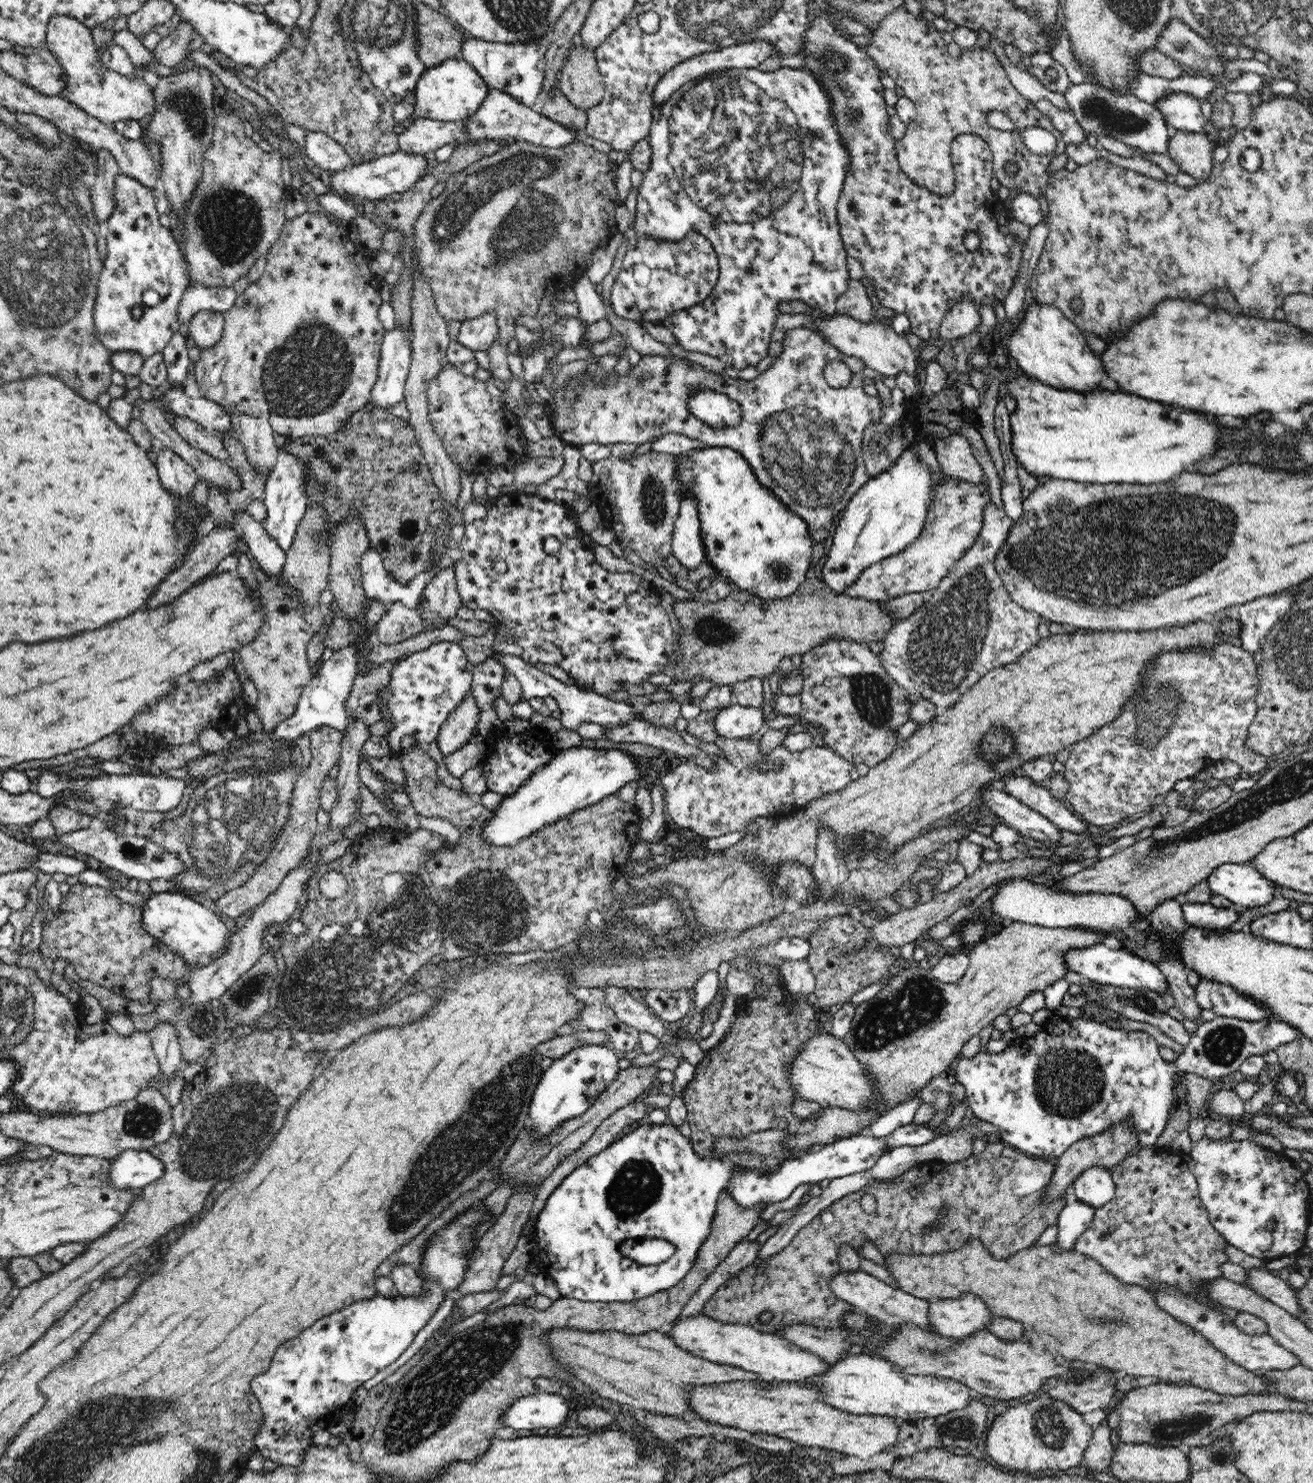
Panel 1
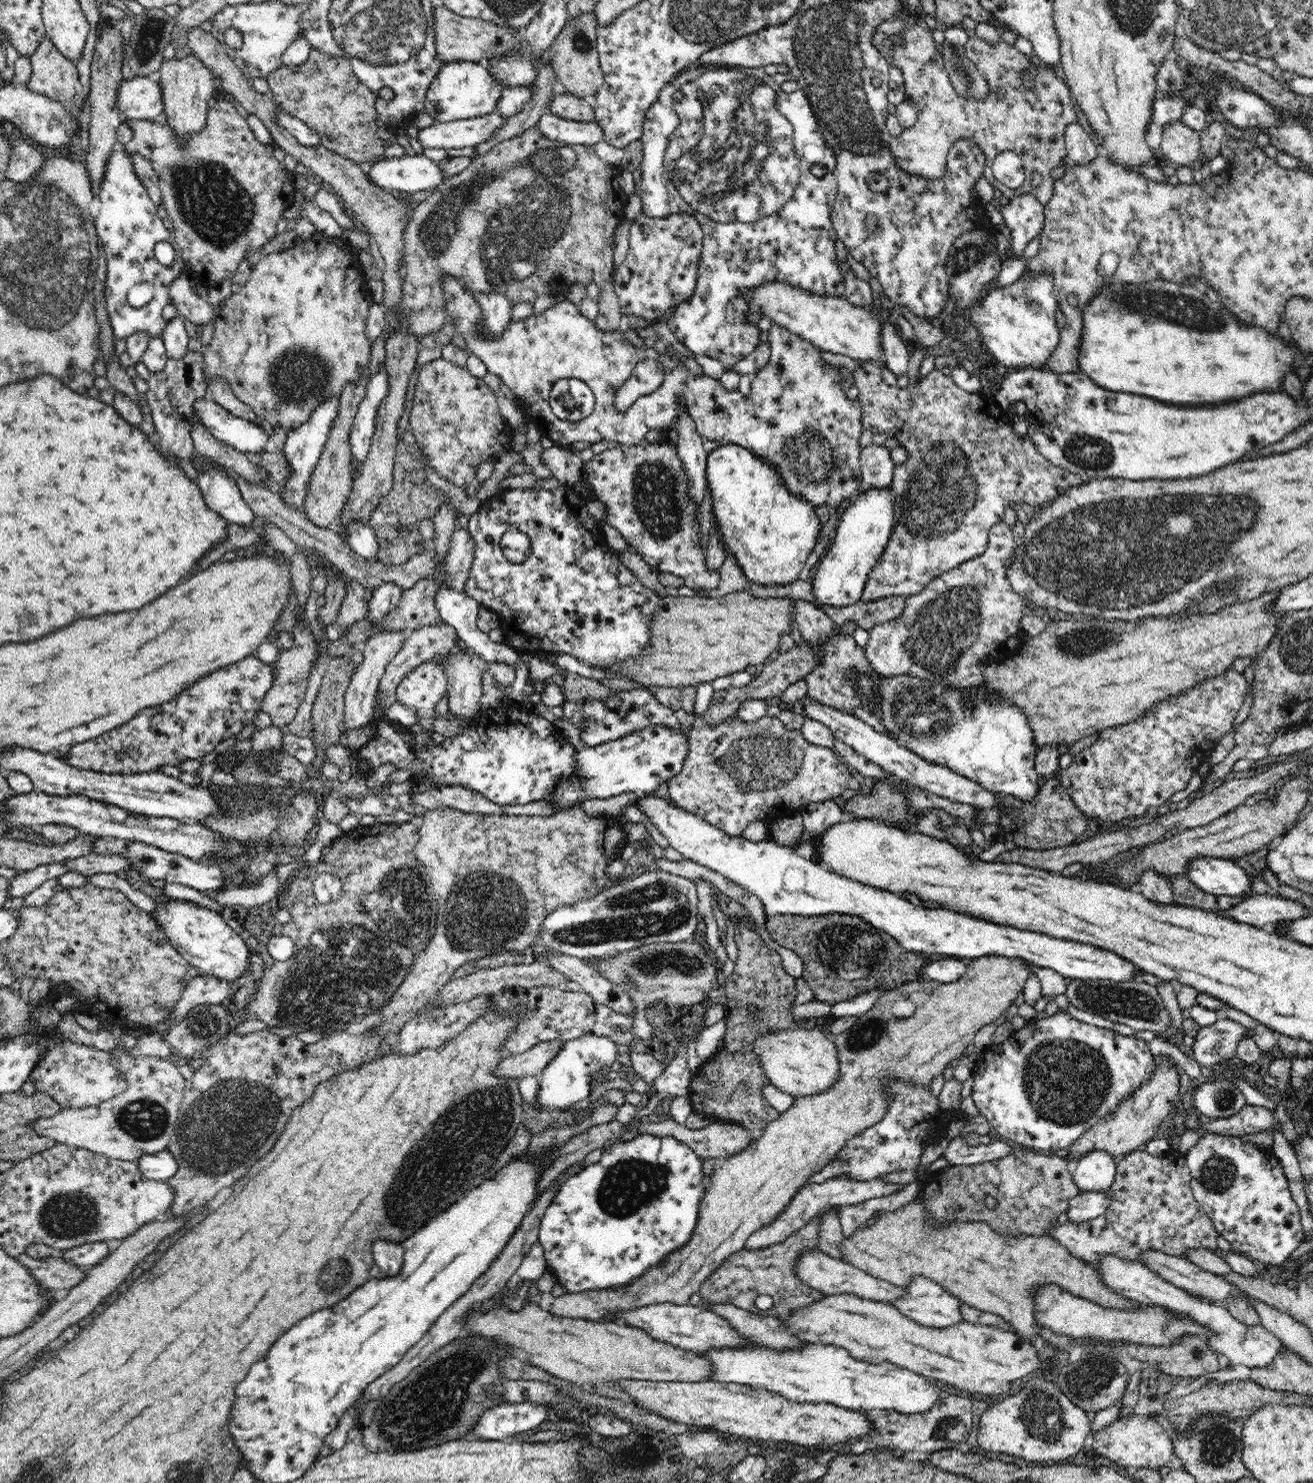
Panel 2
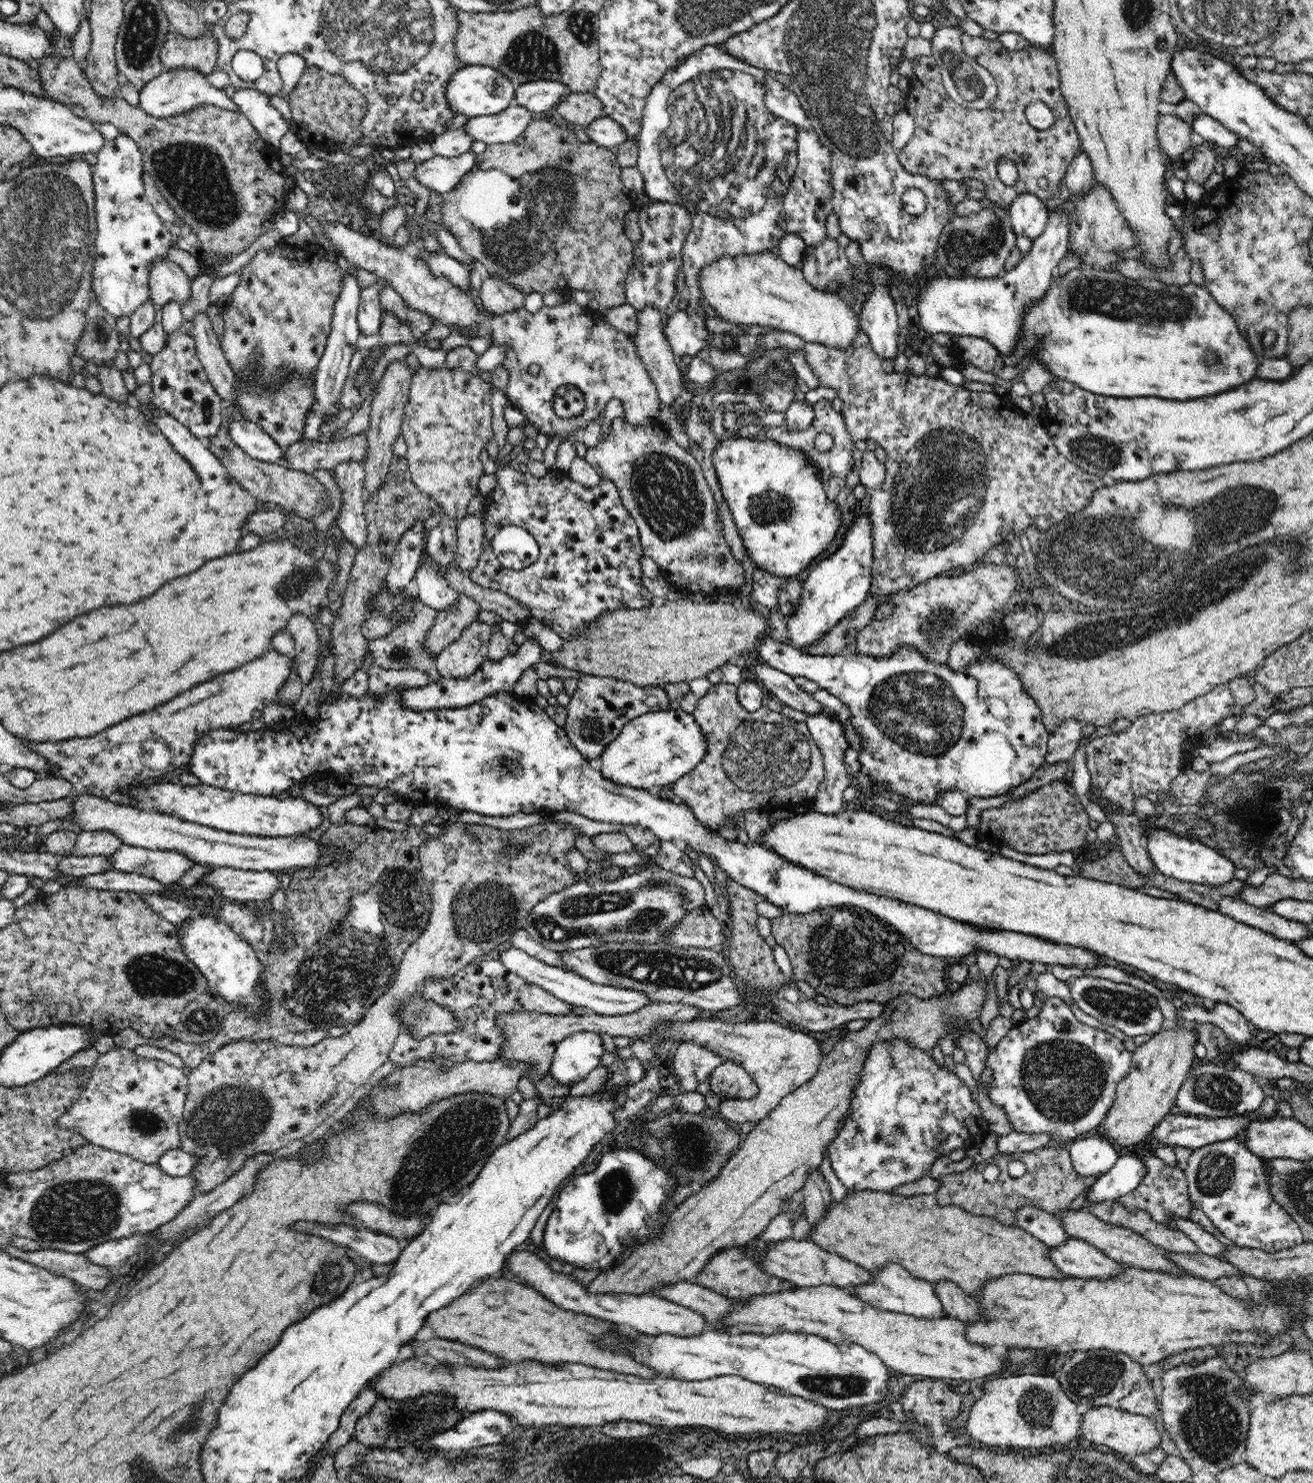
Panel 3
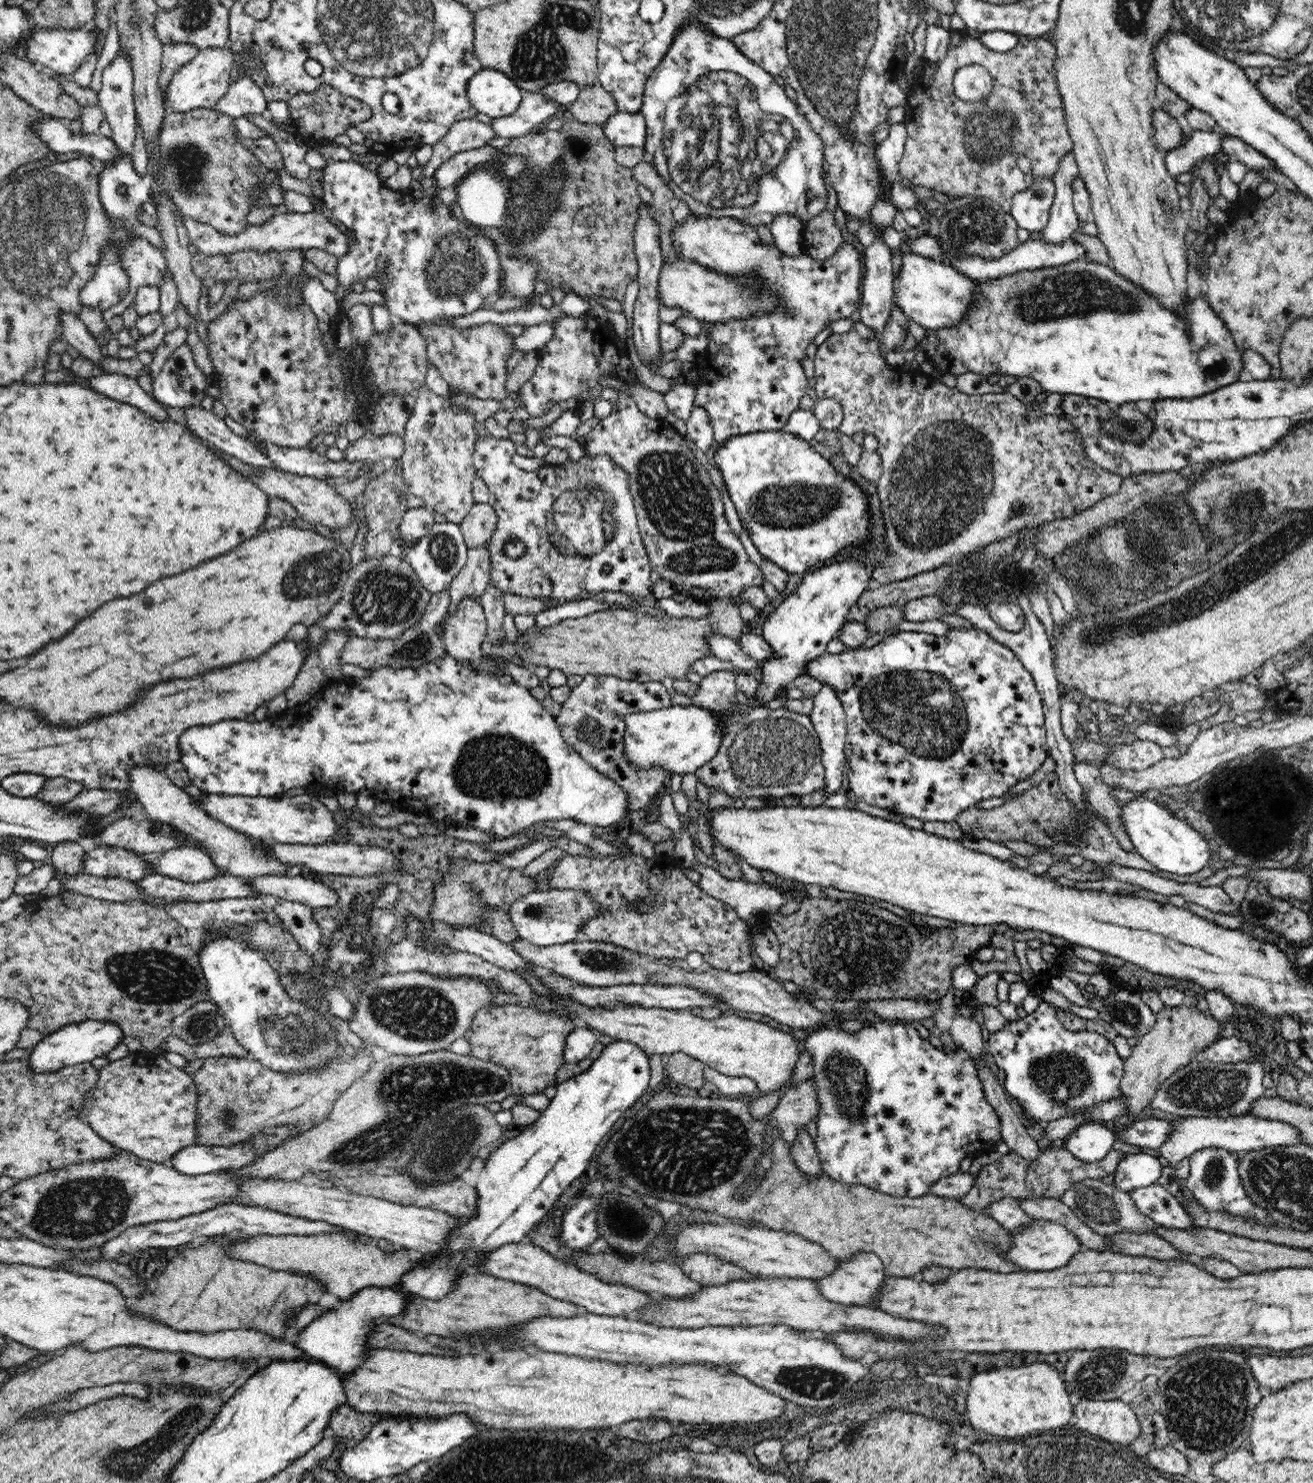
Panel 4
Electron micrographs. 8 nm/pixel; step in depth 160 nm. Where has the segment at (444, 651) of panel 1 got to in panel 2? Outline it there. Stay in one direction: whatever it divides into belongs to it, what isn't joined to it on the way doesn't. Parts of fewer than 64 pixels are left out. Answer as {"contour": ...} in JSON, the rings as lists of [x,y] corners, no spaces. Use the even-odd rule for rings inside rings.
{"contour":[[[450,650],[446,654],[436,654],[432,660],[416,666],[400,680],[395,690],[396,701],[412,708],[416,715],[414,728],[420,728],[420,720],[434,719],[436,705],[447,696],[445,666],[447,660],[453,656]]]}

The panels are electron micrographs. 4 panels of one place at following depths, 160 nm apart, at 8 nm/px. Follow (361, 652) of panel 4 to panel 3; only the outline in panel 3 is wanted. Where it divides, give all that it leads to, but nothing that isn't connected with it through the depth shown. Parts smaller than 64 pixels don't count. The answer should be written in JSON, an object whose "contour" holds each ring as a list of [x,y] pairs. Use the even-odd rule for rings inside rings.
{"contour":[[[422,605],[418,614],[410,622],[392,629],[387,637],[369,641],[369,652],[371,652],[373,660],[375,660],[375,664],[386,670],[417,668],[424,671],[430,677],[430,681],[436,680],[438,682],[440,674],[438,674],[436,665],[434,665],[435,658],[428,655],[428,651],[422,645],[422,642],[426,640],[426,630],[430,630],[430,626],[434,624],[434,618],[438,614],[436,610]]]}

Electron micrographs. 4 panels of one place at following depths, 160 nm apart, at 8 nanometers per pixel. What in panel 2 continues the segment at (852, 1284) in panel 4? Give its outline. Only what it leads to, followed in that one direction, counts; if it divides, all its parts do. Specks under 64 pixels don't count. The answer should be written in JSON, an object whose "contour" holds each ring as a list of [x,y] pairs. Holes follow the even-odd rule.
{"contour":[[[915,1276],[910,1288],[906,1289],[906,1296],[894,1307],[917,1324],[941,1329],[966,1322],[962,1317],[964,1305],[964,1301],[933,1280]]]}

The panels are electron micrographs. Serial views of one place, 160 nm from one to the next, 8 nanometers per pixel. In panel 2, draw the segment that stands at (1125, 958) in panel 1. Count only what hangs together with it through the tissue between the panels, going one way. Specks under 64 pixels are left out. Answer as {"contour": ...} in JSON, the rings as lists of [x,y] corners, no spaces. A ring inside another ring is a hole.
{"contour":[[[646,796],[639,799],[637,804],[662,833],[669,846],[676,849],[683,858],[697,862],[755,894],[762,902],[766,920],[776,915],[847,914],[860,917],[874,928],[887,932],[906,951],[927,957],[943,954],[967,961],[969,958],[996,955],[1024,959],[1035,966],[1052,968],[1058,974],[1071,979],[1110,982],[1144,980],[1146,972],[1141,968],[1096,945],[1002,926],[944,908],[920,907],[904,900],[899,894],[842,877],[812,860],[798,856],[794,849],[780,846],[776,842],[751,842],[729,836],[719,828],[707,824],[700,816],[685,812],[662,798]]]}

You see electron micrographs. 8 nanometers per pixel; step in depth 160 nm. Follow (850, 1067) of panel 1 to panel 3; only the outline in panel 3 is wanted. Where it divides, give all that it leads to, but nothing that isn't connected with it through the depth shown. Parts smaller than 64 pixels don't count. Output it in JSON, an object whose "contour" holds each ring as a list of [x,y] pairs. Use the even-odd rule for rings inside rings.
{"contour":[[[690,1019],[689,1021],[674,1021],[658,1027],[647,1037],[632,1039],[633,1055],[643,1064],[649,1065],[654,1057],[654,1048],[662,1040],[684,1040],[709,1046],[724,1060],[741,1064],[742,1068],[758,1085],[758,1095],[746,1100],[745,1098],[724,1099],[719,1104],[719,1114],[731,1122],[744,1124],[762,1120],[784,1096],[792,1094],[808,1084],[818,1072],[823,1057],[822,1043],[809,1033],[796,1031],[773,1021],[748,1021],[730,1024],[722,1020]]]}

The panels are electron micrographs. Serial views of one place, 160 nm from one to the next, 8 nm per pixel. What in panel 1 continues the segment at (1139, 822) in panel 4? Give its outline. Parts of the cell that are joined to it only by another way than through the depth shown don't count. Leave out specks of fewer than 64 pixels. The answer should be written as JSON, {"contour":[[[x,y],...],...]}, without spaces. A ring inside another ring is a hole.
{"contour":[[[1246,863],[1223,865],[1216,868],[1206,882],[1212,893],[1224,897],[1226,904],[1254,908],[1264,906],[1276,898],[1276,884],[1253,866]]]}

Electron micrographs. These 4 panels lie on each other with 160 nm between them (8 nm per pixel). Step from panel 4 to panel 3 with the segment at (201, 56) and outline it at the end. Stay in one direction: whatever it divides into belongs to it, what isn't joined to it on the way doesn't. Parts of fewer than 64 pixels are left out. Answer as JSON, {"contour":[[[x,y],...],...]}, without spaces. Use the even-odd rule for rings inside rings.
{"contour":[[[176,69],[175,71],[164,70],[160,76],[148,80],[147,83],[138,90],[138,107],[146,111],[150,116],[168,118],[173,117],[188,108],[194,108],[198,104],[213,104],[220,108],[227,108],[232,111],[241,111],[240,106],[228,98],[226,91],[214,87],[202,73],[196,69]]]}

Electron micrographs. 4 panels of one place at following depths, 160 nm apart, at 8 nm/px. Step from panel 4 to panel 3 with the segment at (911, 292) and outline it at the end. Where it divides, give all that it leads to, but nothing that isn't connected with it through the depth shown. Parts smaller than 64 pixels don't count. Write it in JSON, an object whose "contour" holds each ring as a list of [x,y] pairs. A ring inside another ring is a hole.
{"contour":[[[1058,211],[1052,213],[1044,232],[1033,240],[1032,250],[1009,272],[994,278],[952,278],[942,272],[928,276],[918,285],[919,292],[915,296],[918,299],[918,317],[922,328],[931,335],[946,333],[960,336],[982,338],[997,348],[1002,358],[1014,354],[1014,350],[1022,340],[1028,338],[1026,323],[1023,322],[1027,312],[1040,301],[1051,289],[1052,270],[1067,255],[1068,251],[1068,219],[1066,213]]]}

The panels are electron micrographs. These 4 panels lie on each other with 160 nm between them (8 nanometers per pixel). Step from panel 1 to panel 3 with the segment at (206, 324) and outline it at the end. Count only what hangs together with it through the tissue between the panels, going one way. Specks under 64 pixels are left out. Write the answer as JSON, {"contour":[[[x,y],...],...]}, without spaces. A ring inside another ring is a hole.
{"contour":[[[168,259],[165,261],[158,261],[151,266],[149,276],[151,300],[156,305],[165,305],[172,301],[184,304],[191,299],[191,280],[192,279],[186,275],[184,269],[174,261],[170,261]]]}

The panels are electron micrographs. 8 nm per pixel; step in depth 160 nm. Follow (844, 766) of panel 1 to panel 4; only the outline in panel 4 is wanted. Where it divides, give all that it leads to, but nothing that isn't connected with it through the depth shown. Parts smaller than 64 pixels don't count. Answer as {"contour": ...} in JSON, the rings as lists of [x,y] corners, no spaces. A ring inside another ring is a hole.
{"contour":[[[711,672],[703,677],[698,692],[691,697],[691,704],[698,708],[708,709],[714,713],[722,740],[716,756],[712,757],[702,768],[695,772],[697,782],[701,782],[711,792],[712,789],[724,792],[724,795],[742,800],[749,798],[776,799],[783,796],[799,796],[812,794],[824,789],[824,767],[821,761],[819,738],[816,736],[814,725],[809,716],[792,713],[784,708],[776,710],[768,707],[752,707],[738,702],[736,699],[737,686],[735,680],[737,672]]]}

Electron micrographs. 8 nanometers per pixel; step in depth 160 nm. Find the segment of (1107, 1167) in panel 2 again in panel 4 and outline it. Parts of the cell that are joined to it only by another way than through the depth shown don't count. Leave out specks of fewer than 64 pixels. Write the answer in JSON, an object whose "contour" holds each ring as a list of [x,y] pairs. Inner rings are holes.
{"contour":[[[1085,1122],[1074,1129],[1061,1142],[1080,1161],[1095,1163],[1101,1161],[1116,1142],[1111,1127],[1098,1122]]]}

